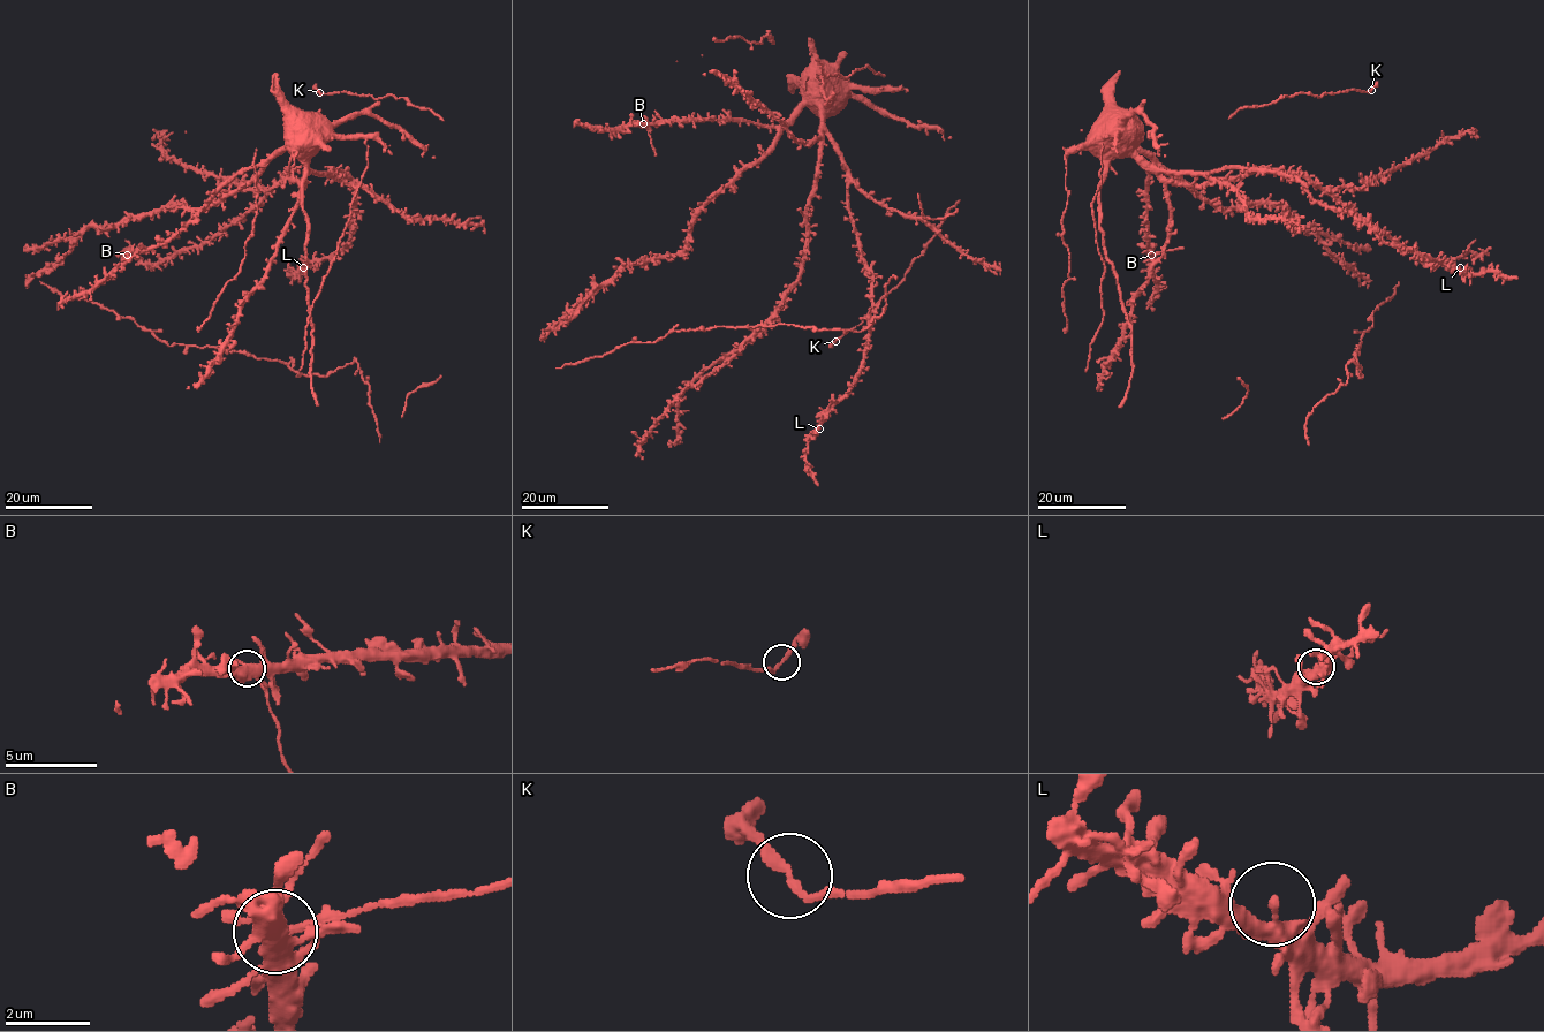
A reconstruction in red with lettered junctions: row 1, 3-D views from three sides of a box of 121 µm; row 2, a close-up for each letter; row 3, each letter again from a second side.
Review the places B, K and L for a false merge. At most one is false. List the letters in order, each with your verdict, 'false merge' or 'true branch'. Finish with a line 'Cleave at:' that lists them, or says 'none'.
B: false merge
K: true branch
L: true branch
Cleave at: B

